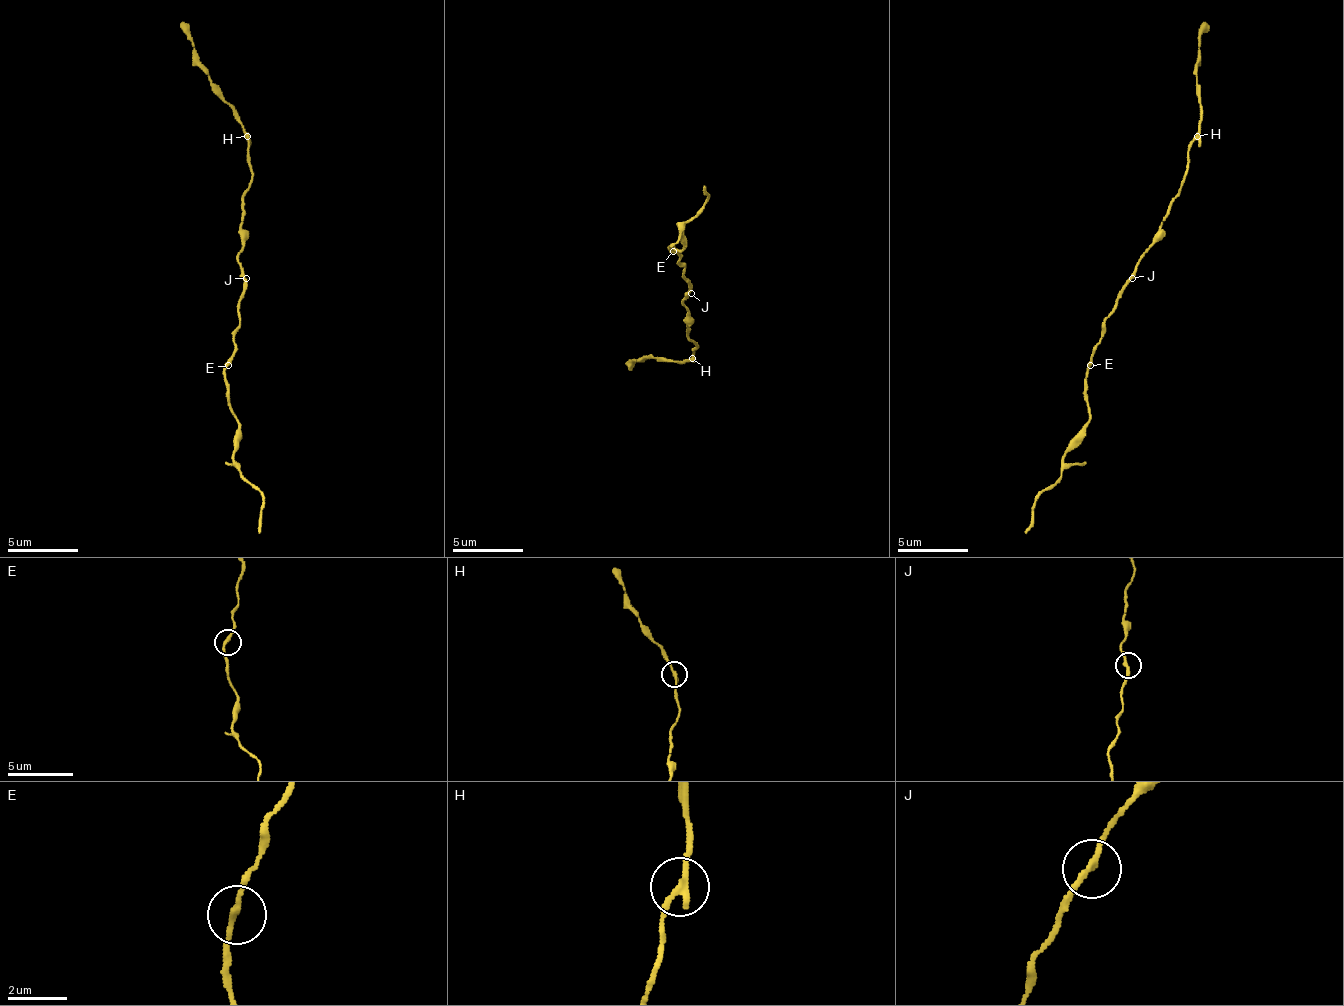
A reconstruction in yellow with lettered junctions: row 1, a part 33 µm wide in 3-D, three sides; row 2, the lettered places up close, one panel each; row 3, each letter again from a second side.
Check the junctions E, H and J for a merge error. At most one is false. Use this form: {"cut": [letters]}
{"cut": ["H"]}

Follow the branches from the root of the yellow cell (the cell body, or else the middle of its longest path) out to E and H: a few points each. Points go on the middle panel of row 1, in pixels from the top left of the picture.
E: (687, 290), (684, 265), (673, 251)
H: (687, 290), (684, 300), (687, 336), (698, 346), (691, 357)

